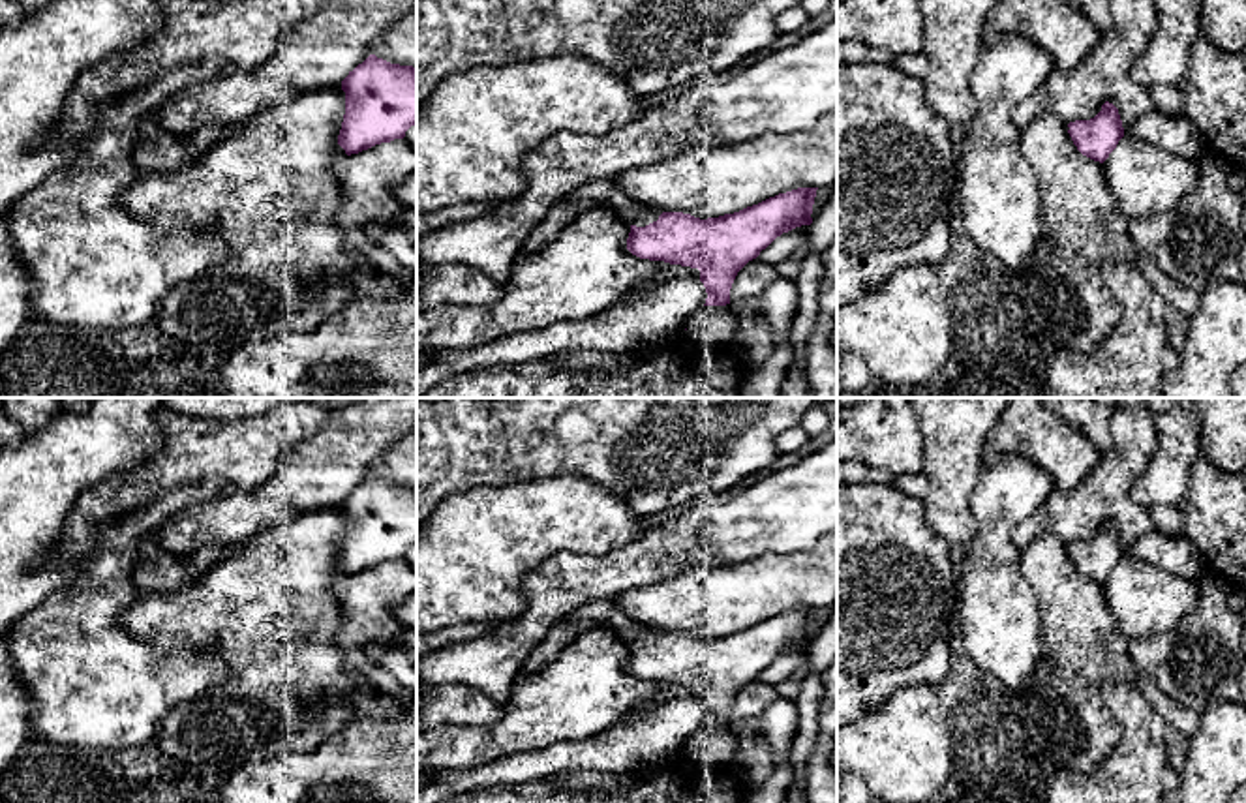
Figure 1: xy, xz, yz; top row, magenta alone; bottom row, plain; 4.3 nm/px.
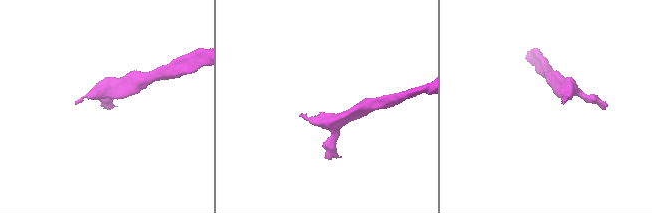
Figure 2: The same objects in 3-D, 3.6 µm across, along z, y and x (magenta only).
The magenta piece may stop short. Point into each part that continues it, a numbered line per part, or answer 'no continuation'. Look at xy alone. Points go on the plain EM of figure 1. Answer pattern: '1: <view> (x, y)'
no continuation

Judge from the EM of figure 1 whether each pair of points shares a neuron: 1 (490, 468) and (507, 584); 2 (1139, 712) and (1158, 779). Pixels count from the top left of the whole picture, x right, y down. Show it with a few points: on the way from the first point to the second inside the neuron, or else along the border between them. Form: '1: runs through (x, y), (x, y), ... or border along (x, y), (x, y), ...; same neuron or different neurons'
1: border along (535, 477), (501, 484), (475, 484), (449, 496); different neurons
2: runs through (1141, 728), (1141, 762); same neuron

